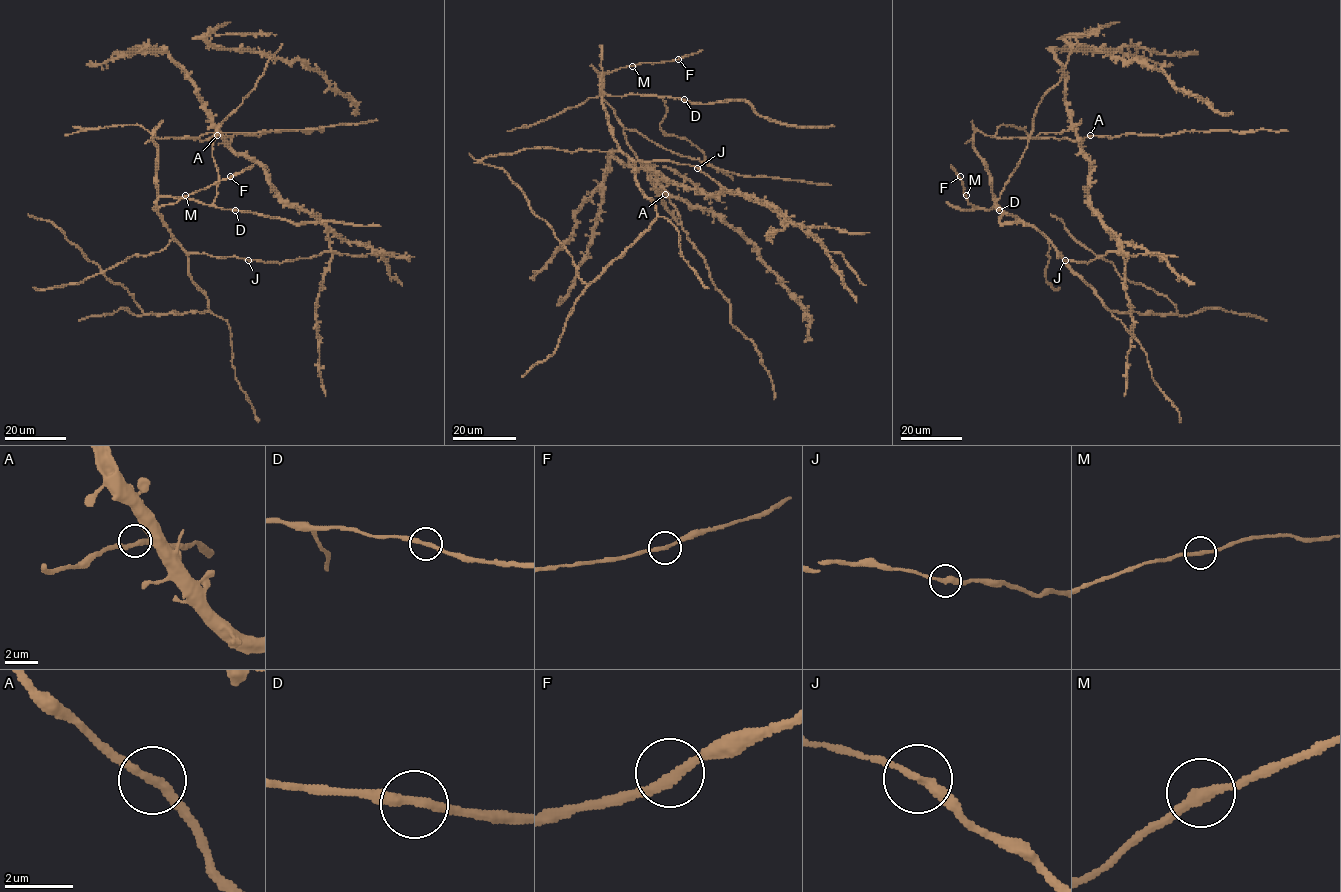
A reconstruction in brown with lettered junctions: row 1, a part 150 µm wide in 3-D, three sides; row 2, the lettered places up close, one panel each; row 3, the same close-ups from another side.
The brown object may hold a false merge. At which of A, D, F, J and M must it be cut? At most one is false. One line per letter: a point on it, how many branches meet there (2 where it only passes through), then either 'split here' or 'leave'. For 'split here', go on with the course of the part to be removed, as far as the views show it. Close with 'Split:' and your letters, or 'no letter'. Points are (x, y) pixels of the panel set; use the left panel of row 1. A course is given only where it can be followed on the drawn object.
A: (217, 135) | 2 | leave
D: (235, 210) | 2 | leave
F: (230, 176) | 2 | leave
J: (248, 260) | 2 | leave
M: (185, 195) | 2 | leave
Split: no letter

